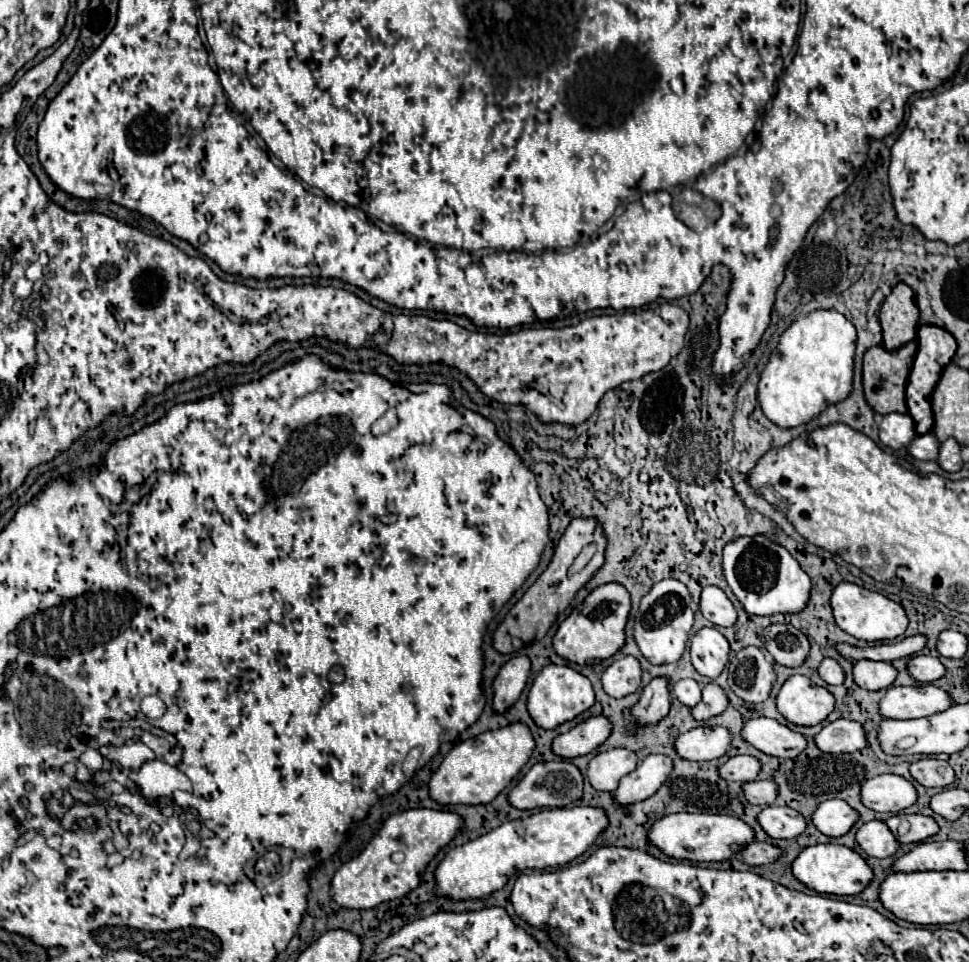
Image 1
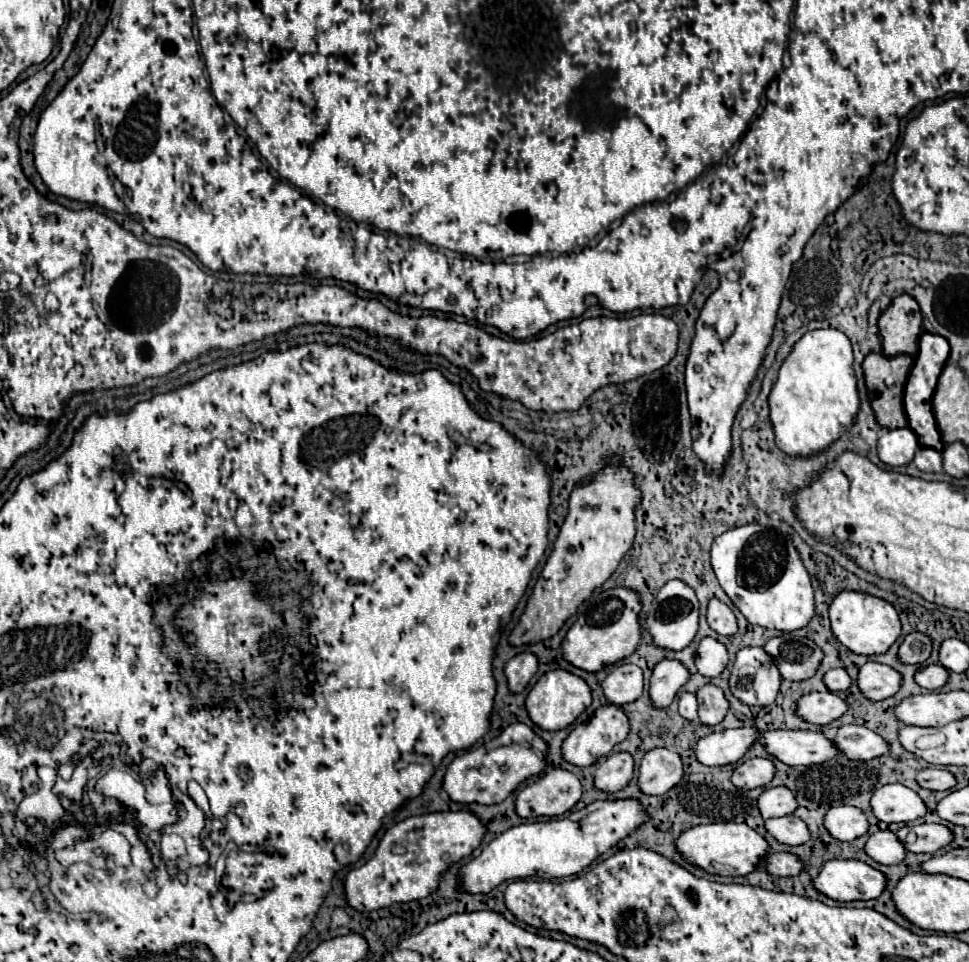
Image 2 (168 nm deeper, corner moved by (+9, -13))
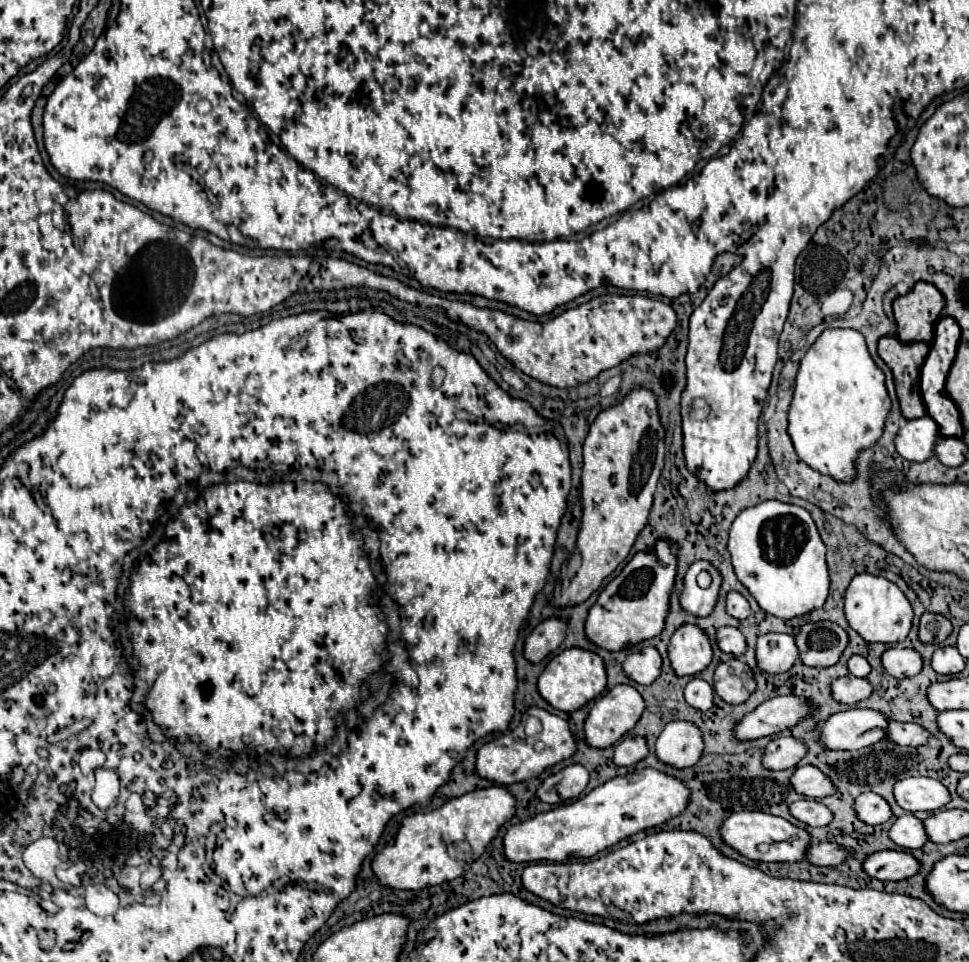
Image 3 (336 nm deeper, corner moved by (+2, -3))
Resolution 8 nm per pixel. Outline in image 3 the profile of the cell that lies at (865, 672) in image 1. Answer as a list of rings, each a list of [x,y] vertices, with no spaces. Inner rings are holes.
[[[889,648],[881,656],[883,668],[895,678],[909,678],[919,674],[923,668],[923,658],[915,648]]]

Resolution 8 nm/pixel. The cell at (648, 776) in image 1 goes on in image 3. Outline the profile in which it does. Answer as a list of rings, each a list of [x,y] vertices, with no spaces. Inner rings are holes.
[[[673,720],[659,734],[655,750],[661,762],[675,768],[687,768],[701,758],[703,734],[693,722]]]

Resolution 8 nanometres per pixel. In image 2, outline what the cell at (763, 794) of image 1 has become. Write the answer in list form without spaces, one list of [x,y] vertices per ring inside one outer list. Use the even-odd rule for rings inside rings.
[[[784,786],[768,788],[758,796],[758,810],[760,810],[764,820],[778,818],[778,816],[788,816],[796,810],[796,806],[798,804],[796,804],[794,794]]]

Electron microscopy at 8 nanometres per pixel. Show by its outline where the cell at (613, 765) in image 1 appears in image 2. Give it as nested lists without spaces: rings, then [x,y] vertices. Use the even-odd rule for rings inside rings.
[[[628,752],[610,754],[594,772],[594,786],[606,794],[614,794],[628,786],[634,776],[634,760]]]

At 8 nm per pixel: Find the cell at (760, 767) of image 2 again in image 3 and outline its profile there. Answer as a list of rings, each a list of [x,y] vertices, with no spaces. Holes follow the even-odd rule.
[[[777,736],[767,744],[763,764],[769,770],[795,768],[805,754],[807,754],[807,746],[799,738]]]

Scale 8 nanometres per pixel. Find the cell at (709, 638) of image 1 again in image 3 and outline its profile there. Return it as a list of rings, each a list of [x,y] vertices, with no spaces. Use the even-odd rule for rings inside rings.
[[[731,626],[721,628],[717,632],[717,640],[719,640],[719,648],[733,656],[741,656],[747,650],[745,636],[739,632],[739,628],[731,628]]]

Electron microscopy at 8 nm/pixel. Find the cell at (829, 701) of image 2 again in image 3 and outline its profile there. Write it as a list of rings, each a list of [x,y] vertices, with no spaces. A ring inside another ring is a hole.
[[[849,674],[849,676],[837,678],[831,684],[831,690],[833,690],[833,696],[837,702],[855,704],[855,702],[871,696],[871,682],[867,678],[855,678]]]

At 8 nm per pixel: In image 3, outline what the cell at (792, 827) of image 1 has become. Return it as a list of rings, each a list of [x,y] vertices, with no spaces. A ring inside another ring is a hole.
[[[803,798],[803,800],[793,802],[791,804],[791,814],[797,820],[805,822],[807,826],[827,826],[833,820],[831,810],[823,802],[809,800],[809,798]]]

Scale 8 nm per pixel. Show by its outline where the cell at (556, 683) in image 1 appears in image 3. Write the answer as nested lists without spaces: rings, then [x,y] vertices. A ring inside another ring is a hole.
[[[567,648],[561,654],[553,656],[545,670],[539,676],[539,692],[541,696],[557,710],[573,712],[583,708],[589,700],[599,696],[607,686],[605,662],[599,654],[583,648]]]

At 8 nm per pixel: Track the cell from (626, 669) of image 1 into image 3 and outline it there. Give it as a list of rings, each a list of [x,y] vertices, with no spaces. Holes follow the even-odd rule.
[[[647,646],[641,652],[629,654],[623,662],[623,670],[629,674],[629,678],[645,686],[655,682],[655,678],[661,674],[661,666],[663,666],[661,654],[653,646]]]

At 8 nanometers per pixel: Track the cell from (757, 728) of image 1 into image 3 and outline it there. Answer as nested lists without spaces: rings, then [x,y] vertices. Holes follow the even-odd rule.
[[[851,708],[821,724],[821,742],[829,750],[857,750],[887,738],[889,718],[879,710]]]

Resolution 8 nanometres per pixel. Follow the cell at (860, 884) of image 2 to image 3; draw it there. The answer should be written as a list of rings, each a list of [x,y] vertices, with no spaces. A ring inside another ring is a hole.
[[[885,850],[875,852],[863,862],[865,872],[877,880],[907,880],[915,876],[921,862],[905,850]]]

